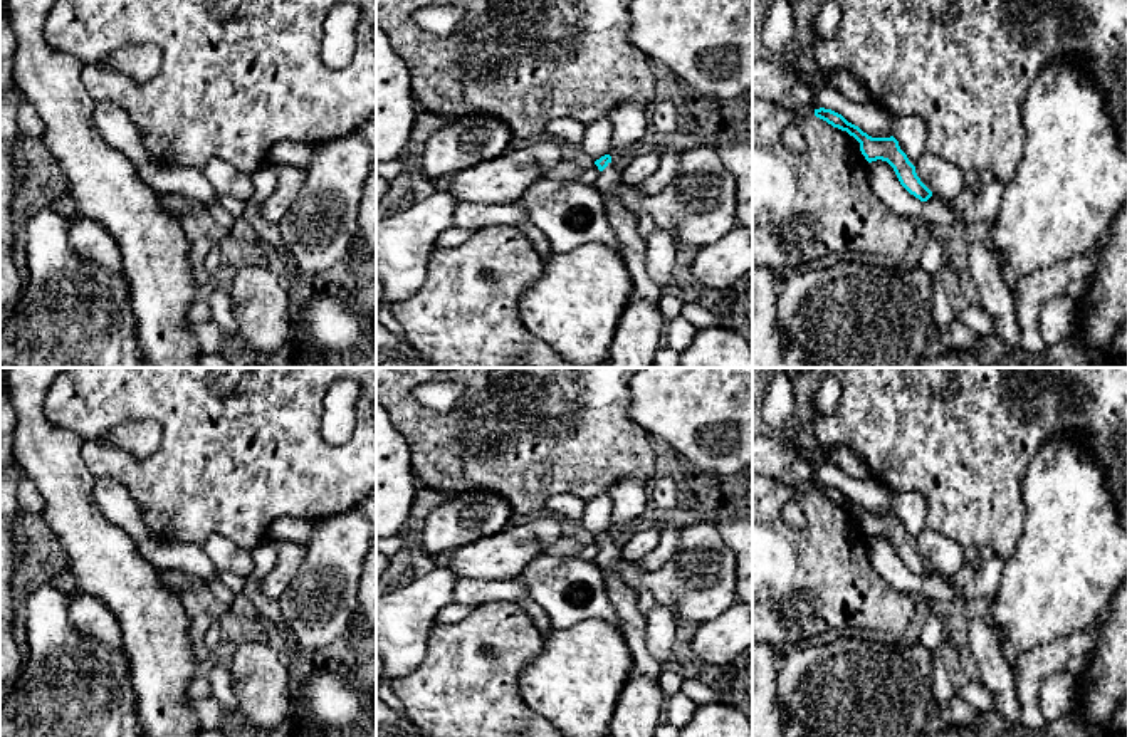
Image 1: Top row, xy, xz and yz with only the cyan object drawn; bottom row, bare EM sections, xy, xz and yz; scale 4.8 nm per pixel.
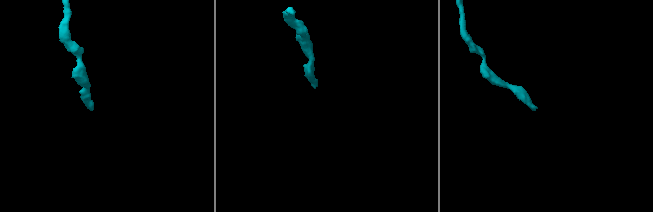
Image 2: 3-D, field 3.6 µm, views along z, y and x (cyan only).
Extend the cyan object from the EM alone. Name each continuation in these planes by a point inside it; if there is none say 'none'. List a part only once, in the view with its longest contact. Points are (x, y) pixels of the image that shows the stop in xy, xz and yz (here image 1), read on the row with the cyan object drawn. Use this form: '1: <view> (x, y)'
1: xz (622, 219)

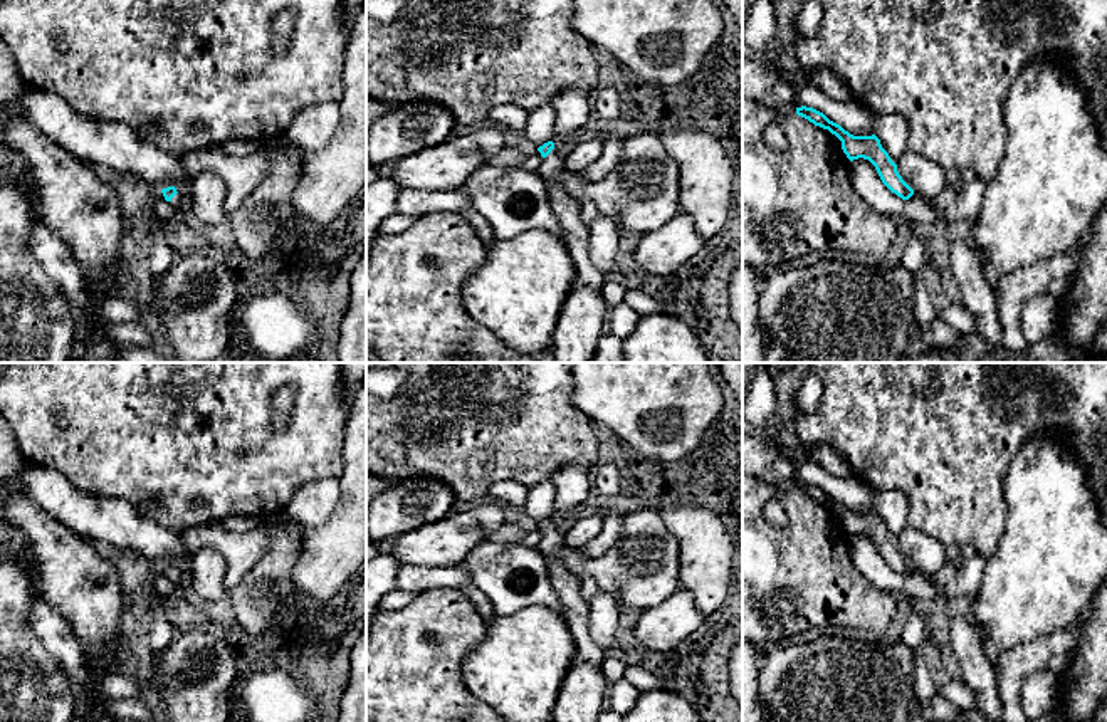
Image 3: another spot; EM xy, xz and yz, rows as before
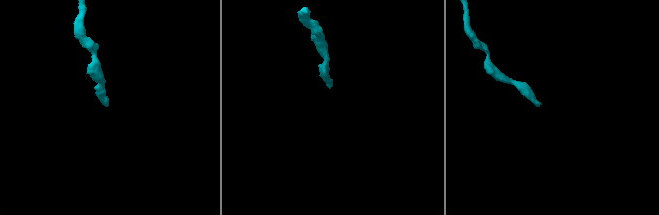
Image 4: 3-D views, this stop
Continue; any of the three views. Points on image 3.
1: xz (565, 205)

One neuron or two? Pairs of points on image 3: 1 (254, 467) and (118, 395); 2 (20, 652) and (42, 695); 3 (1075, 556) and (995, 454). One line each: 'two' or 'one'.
1: one
2: one
3: two

